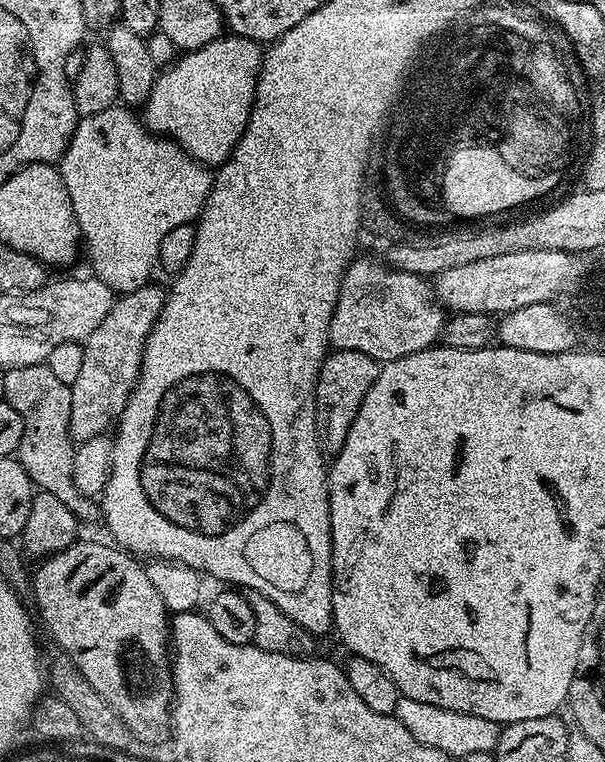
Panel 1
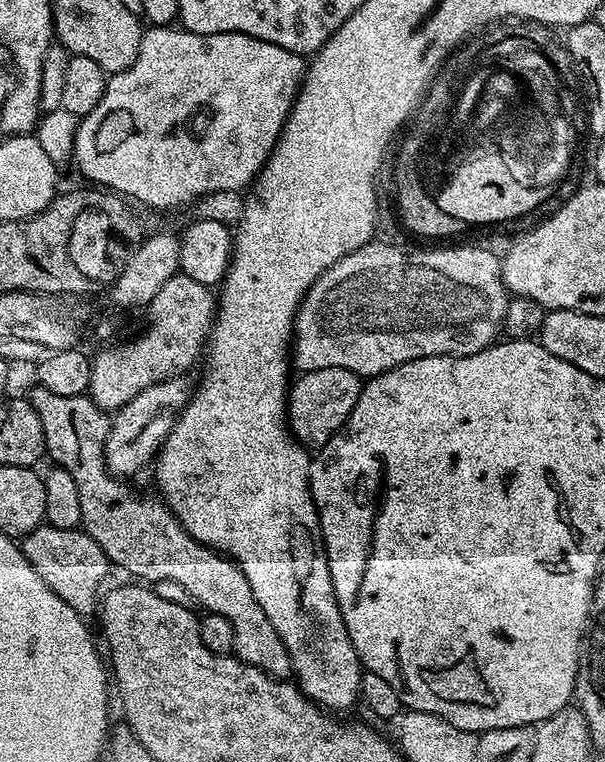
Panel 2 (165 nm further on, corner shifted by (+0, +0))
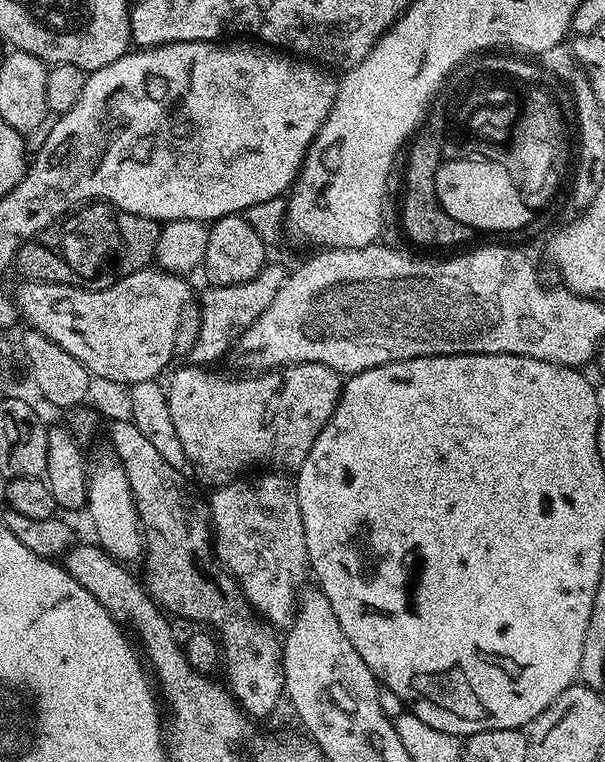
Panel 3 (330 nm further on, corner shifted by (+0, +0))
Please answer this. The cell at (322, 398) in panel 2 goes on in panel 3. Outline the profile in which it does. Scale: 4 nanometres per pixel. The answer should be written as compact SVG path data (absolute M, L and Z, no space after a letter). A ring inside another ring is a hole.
M287 364L285 368L273 368L265 370L259 374L244 374L248 376L227 376L224 372L212 372L208 366L187 366L180 368L172 376L172 381L166 384L166 393L170 419L174 424L174 431L178 434L178 439L182 442L182 449L185 450L187 467L192 468L191 475L201 480L208 487L208 490L215 490L230 483L232 480L241 479L249 470L279 470L285 474L295 473L306 462L306 454L310 454L310 446L314 446L314 441L318 439L318 434L322 434L322 426L330 422L334 410L340 401L340 389L342 387L341 373L332 372L330 366L321 364Z

